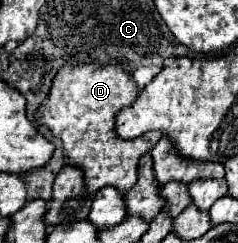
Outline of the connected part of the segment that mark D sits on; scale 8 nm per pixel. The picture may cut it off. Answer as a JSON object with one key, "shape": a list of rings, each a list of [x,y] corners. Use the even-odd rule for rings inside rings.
{"shape":[[[83,64],[77,68],[61,68],[53,78],[47,102],[35,112],[35,122],[51,130],[63,142],[63,154],[71,166],[83,172],[87,192],[97,192],[103,186],[113,186],[119,192],[129,192],[137,184],[137,162],[145,152],[161,140],[161,132],[149,132],[137,140],[121,140],[115,134],[115,114],[135,102],[137,88],[131,74],[121,68],[97,68]]]}

